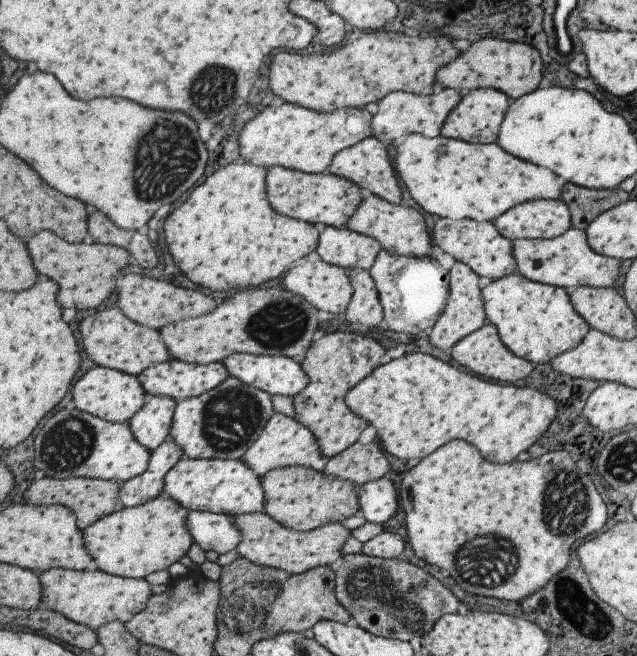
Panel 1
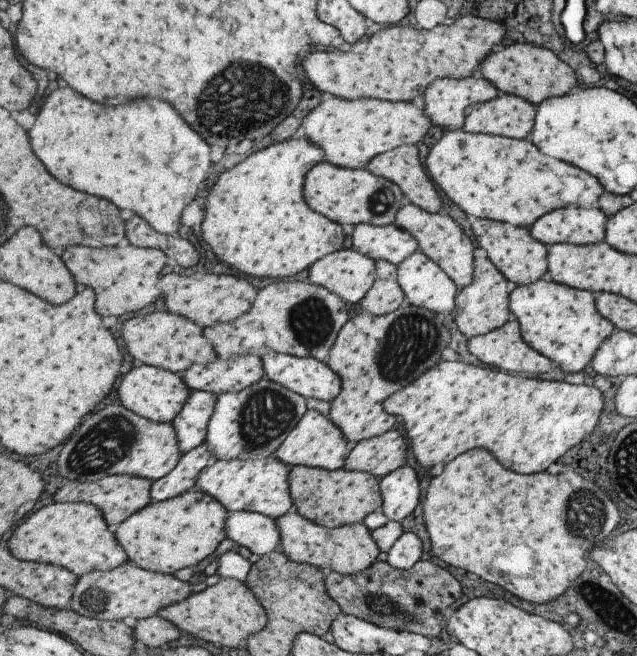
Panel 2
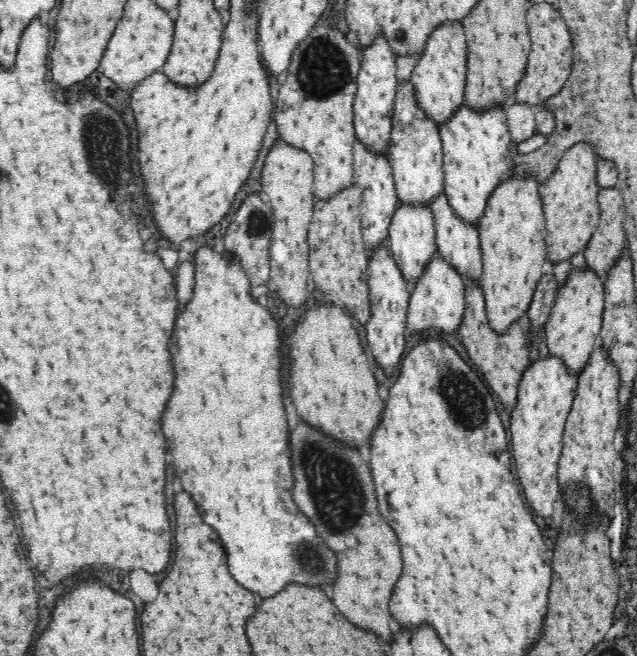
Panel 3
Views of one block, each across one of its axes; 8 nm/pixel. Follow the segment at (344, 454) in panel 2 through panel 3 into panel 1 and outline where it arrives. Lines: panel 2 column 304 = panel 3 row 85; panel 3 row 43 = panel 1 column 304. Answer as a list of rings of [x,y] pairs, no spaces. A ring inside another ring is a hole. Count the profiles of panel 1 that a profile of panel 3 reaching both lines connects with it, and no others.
[[[275,413],[275,416],[269,420],[269,424],[265,426],[259,440],[252,444],[251,448],[247,449],[247,454],[242,459],[251,468],[254,468],[255,472],[261,477],[275,469],[301,465],[323,471],[329,462],[329,458],[321,452],[319,442],[311,429],[301,424],[297,418],[281,413]]]

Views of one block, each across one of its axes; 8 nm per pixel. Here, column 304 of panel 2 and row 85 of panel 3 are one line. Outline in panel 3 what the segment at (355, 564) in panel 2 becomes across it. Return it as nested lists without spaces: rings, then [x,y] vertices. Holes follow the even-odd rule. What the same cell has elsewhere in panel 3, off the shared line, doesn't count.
[[[538,2],[528,8],[527,28],[531,37],[531,49],[524,74],[514,93],[516,103],[522,102],[538,108],[549,96],[560,92],[570,76],[573,64],[572,36],[566,19],[560,14],[556,5],[550,2]]]

